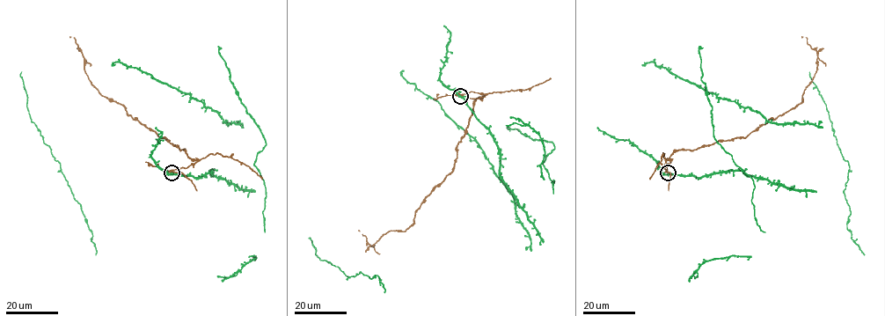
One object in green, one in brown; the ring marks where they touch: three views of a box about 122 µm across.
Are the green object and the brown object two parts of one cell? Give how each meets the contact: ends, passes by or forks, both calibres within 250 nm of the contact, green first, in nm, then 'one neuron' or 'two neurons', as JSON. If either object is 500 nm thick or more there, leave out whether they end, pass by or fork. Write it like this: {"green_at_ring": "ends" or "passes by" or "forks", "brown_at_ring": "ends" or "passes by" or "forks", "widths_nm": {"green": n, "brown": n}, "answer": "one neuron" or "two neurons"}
{"green_at_ring": "passes by", "brown_at_ring": "passes by", "widths_nm": {"green": 420, "brown": 240}, "answer": "two neurons"}

